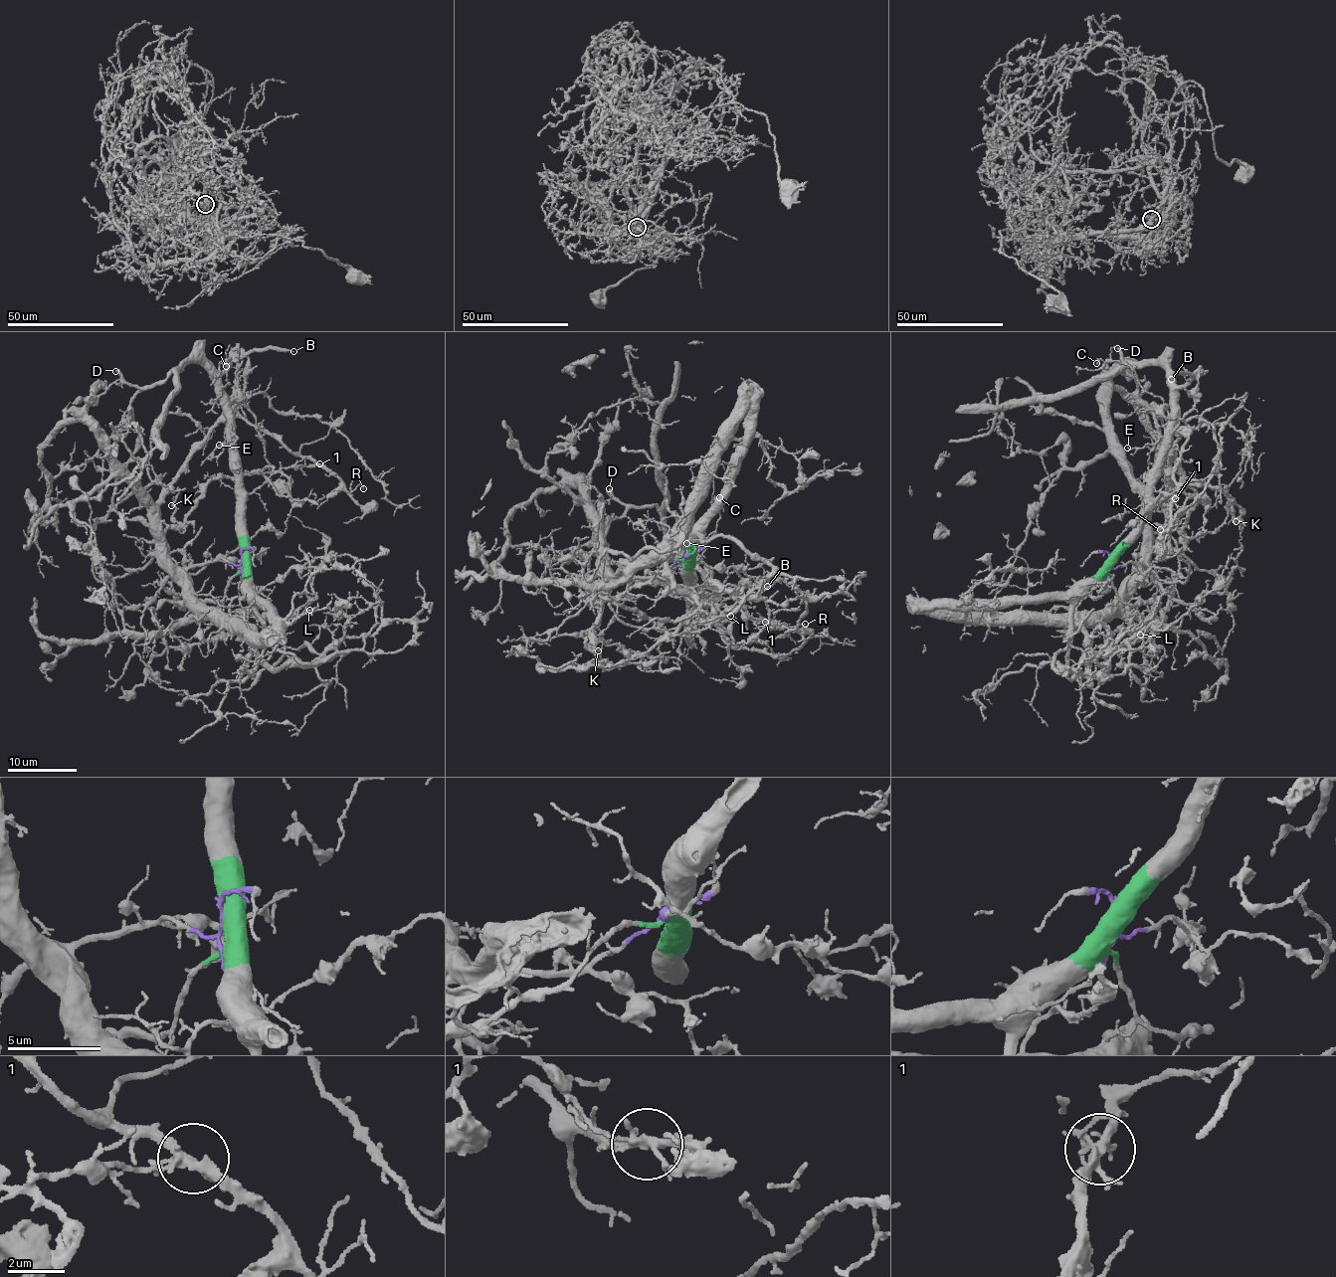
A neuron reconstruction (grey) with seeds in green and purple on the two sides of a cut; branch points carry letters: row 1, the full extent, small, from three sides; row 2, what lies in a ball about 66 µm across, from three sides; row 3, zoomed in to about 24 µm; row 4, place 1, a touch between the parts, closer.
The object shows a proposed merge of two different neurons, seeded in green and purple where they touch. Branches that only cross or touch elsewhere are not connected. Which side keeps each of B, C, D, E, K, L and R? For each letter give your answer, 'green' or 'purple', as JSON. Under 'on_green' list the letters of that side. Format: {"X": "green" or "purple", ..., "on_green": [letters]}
{"B": "green", "C": "green", "D": "green", "E": "green", "K": "purple", "L": "purple", "R": "purple", "on_green": ["B", "C", "D", "E"]}

